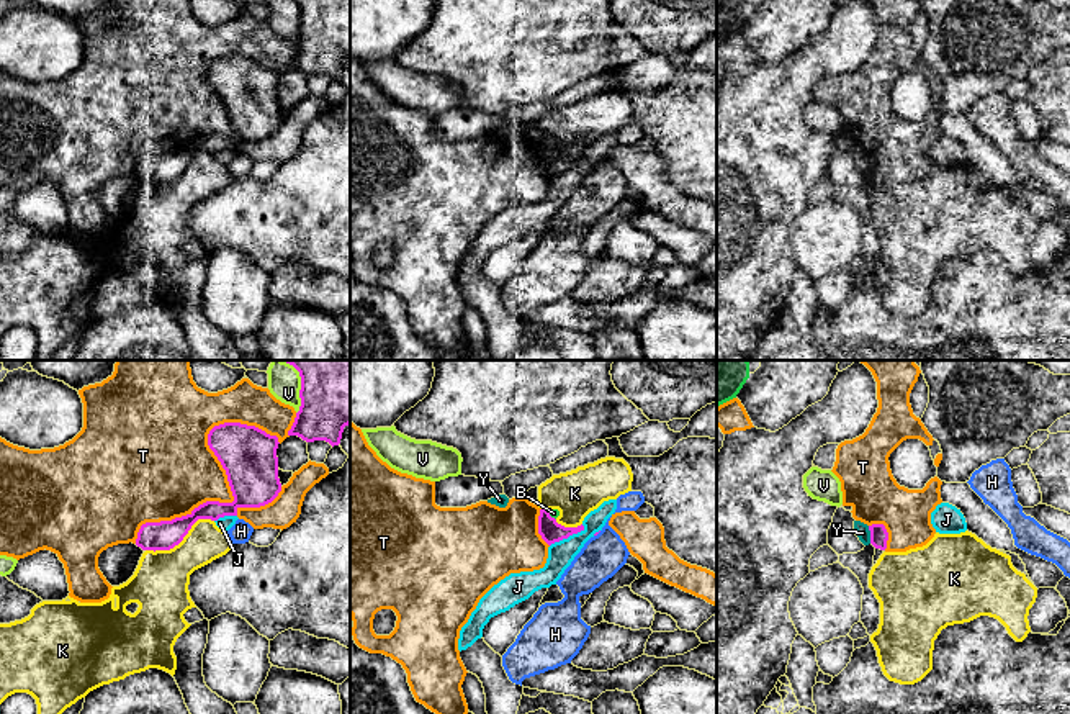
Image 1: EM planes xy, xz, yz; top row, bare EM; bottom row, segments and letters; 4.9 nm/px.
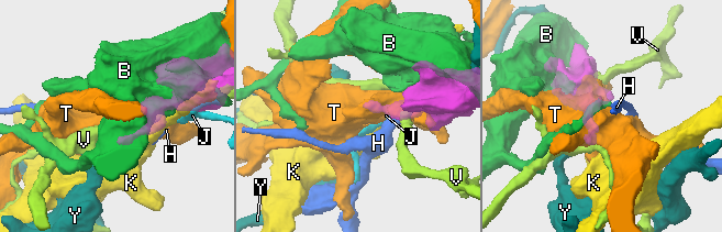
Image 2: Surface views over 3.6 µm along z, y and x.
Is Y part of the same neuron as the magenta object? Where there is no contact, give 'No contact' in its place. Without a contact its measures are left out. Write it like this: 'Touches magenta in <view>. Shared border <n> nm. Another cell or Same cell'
Touches magenta in yz. Shared border 90 nm. Another cell

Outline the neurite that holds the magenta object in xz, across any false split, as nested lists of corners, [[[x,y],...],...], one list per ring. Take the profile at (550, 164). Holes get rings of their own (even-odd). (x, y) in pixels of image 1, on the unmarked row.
[[[540,142],[538,167],[548,178],[568,172],[569,169],[578,167],[581,164],[584,164],[582,157],[578,160],[564,160],[558,157],[556,152],[551,151],[546,142]]]

